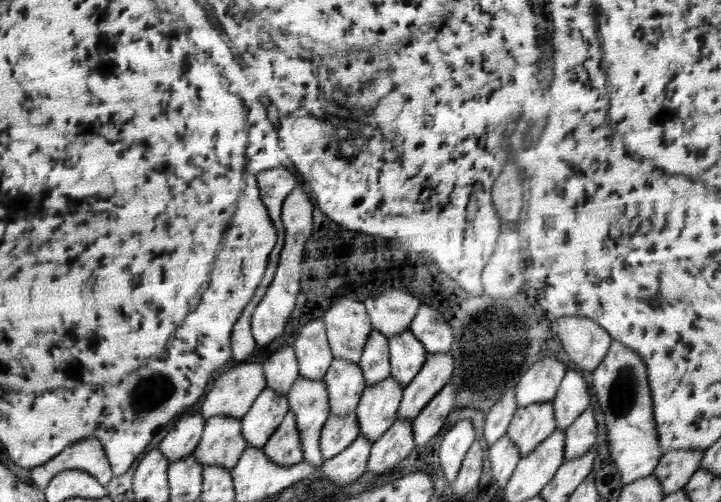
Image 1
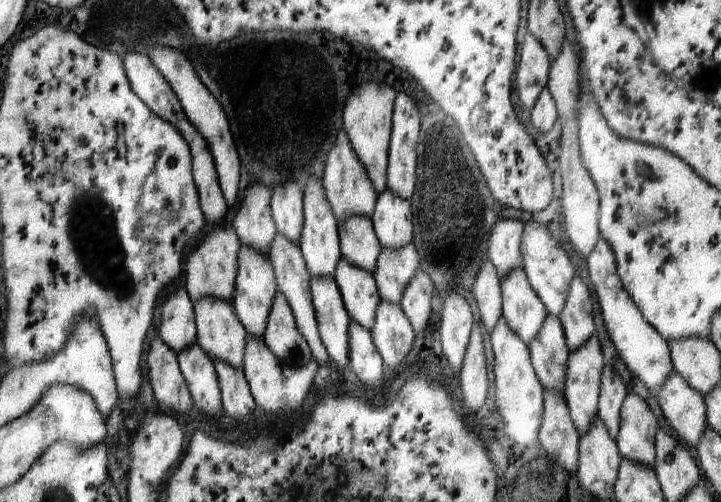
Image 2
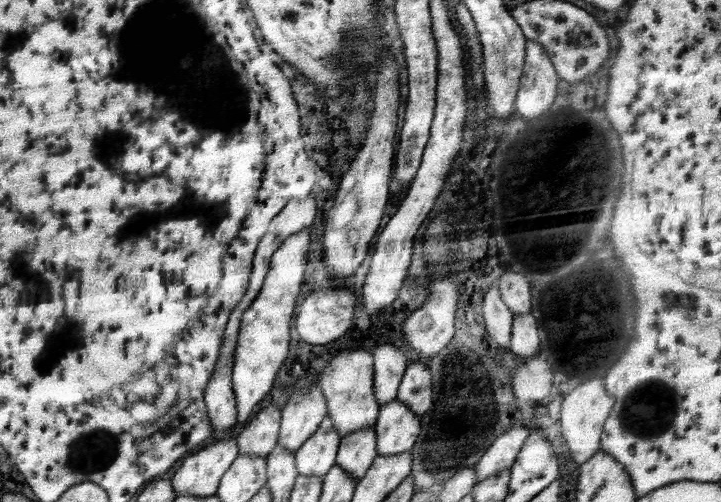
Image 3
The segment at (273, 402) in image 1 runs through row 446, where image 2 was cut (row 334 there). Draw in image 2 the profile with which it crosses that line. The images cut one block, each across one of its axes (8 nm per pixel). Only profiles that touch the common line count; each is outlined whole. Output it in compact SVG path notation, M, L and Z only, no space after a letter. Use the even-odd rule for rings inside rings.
M241 244L237 257L237 277L231 302L247 334L262 337L275 292L278 291L275 274L269 257L254 247Z

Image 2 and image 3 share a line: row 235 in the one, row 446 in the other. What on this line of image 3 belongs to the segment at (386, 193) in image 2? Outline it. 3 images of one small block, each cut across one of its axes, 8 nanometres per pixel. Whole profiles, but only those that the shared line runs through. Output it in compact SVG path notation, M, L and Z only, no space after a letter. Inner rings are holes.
M392 400L388 404L382 404L374 425L378 455L396 456L396 454L402 454L402 452L409 452L420 432L420 424L420 417L408 410L400 400Z

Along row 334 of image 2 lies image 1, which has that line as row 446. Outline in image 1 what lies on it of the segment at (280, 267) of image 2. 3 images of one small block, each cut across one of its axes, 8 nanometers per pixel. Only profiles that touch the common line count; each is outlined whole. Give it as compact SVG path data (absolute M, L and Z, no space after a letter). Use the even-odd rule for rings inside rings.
M298 377L287 392L288 406L296 417L303 460L320 467L323 464L319 438L330 416L328 391L322 379Z

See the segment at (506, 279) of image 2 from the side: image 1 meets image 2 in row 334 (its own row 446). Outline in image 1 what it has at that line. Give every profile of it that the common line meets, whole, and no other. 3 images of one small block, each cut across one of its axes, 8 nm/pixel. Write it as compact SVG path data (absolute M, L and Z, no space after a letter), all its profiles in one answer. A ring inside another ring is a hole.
M553 401L541 402L518 408L506 435L519 448L521 456L525 457L556 429Z

